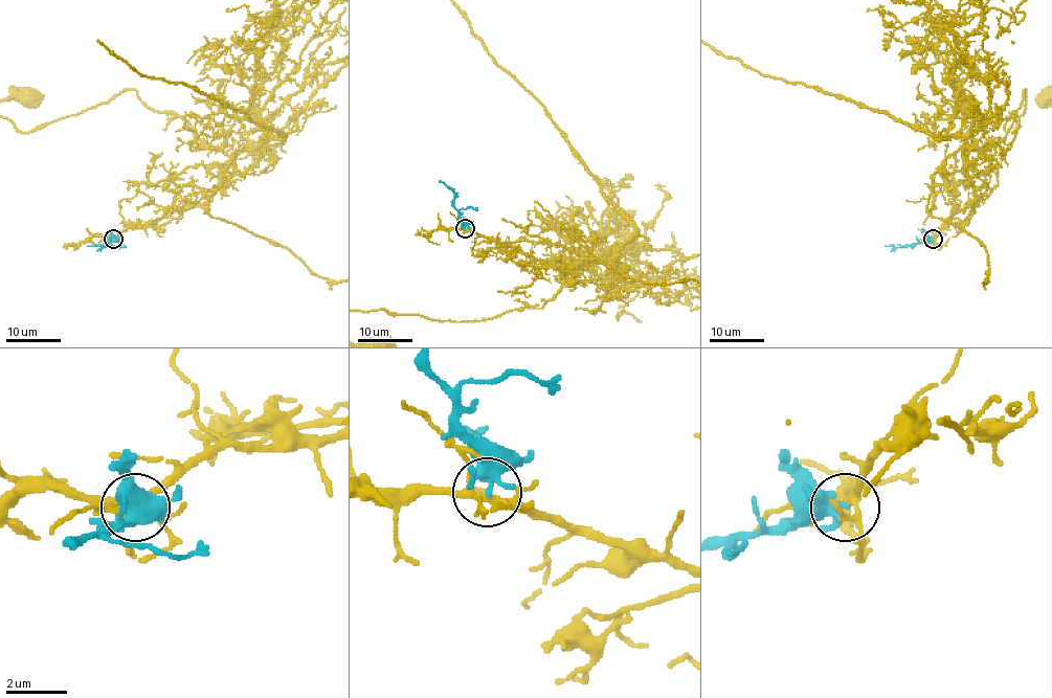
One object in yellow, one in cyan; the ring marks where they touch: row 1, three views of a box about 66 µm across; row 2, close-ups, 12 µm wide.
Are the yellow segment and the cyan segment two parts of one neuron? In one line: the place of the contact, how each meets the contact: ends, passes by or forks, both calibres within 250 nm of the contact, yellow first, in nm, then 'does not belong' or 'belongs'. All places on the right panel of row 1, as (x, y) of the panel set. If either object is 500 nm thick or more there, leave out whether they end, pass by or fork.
at (933, 239); yellow forks there; cyan forks there; 240 nm thick on the yellow side, 200 nm on the other; does not belong

